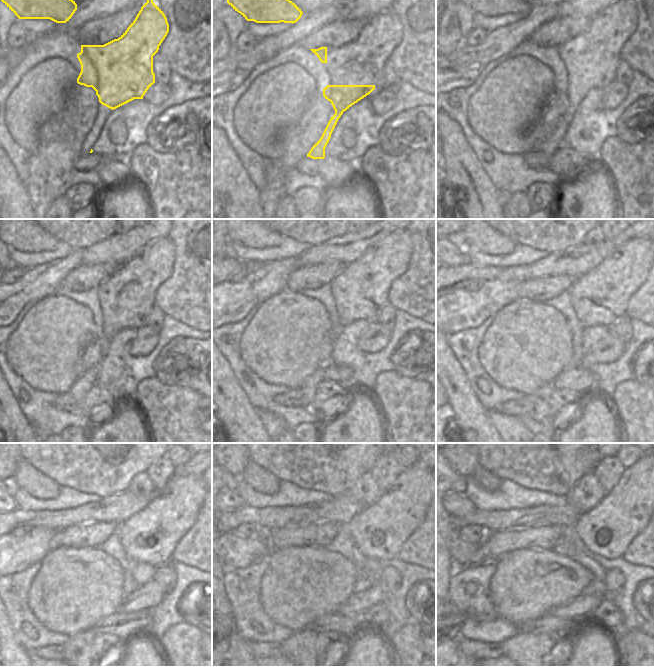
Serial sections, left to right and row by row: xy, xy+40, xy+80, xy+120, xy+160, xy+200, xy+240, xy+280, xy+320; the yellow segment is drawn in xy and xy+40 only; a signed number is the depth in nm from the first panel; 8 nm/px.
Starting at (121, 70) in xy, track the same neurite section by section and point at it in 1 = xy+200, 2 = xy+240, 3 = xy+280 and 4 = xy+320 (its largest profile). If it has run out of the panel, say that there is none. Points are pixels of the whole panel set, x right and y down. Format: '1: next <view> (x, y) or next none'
1: next xy+200 (598, 312)
2: next xy+240 (150, 536)
3: next xy+280 (378, 531)
4: next xy+320 (607, 529)

